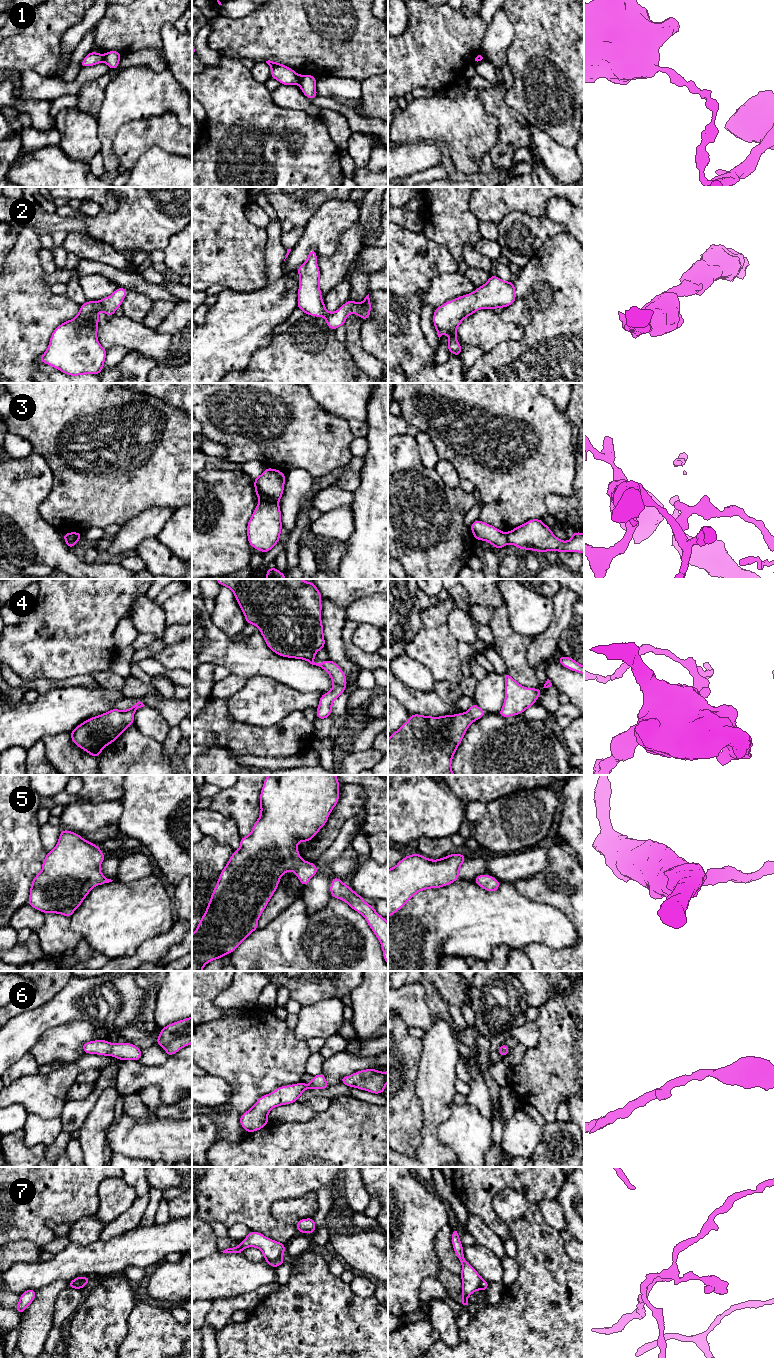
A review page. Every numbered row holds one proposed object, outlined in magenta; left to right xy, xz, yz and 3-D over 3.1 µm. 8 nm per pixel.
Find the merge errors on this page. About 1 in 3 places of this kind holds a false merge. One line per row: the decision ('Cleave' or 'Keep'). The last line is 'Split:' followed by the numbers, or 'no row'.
1: Cleave
2: Keep
3: Cleave
4: Keep
5: Keep
6: Keep
7: Cleave
Split: 1, 3, 7

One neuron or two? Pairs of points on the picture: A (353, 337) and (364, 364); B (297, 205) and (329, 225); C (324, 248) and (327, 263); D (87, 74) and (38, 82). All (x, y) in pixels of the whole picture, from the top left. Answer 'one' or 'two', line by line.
A: one
B: two
C: two
D: one

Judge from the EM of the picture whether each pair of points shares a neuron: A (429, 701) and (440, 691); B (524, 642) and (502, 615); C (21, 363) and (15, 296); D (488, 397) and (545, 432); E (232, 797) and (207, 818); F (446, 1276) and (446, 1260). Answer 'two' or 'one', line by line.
A: two
B: one
C: one
D: one
E: two
F: two

